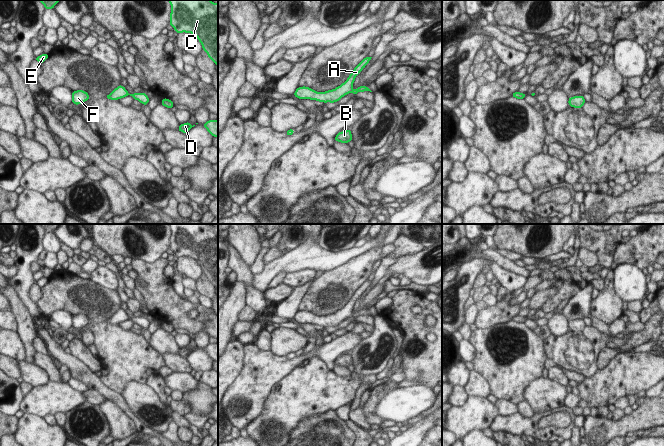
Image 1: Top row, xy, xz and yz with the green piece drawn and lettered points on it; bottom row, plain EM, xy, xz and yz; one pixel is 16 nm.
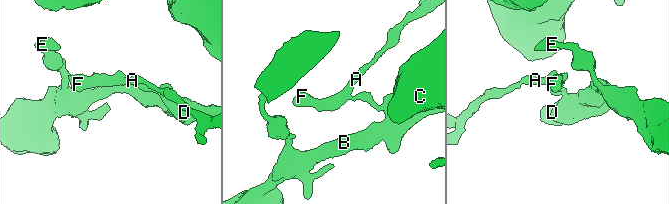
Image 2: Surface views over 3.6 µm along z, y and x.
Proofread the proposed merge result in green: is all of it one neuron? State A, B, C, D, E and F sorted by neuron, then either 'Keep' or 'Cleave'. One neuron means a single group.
Groups: A B C D E F. Keep

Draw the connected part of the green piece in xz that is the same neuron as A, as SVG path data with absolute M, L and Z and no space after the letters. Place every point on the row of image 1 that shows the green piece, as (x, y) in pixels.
M365 57L351 72L347 80L342 83L340 86L337 86L335 89L328 90L325 92L317 92L309 87L302 86L298 87L294 96L298 99L310 99L316 100L323 103L335 103L338 102L342 97L349 93L357 94L358 92L370 91L369 87L366 85L359 86L357 89L353 89L353 83L355 81L356 76L366 67L366 65L370 62L372 57Z

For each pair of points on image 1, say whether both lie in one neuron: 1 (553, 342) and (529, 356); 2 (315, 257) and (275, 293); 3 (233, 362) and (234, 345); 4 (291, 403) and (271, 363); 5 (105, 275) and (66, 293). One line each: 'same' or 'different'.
1: different
2: different
3: same
4: different
5: different

